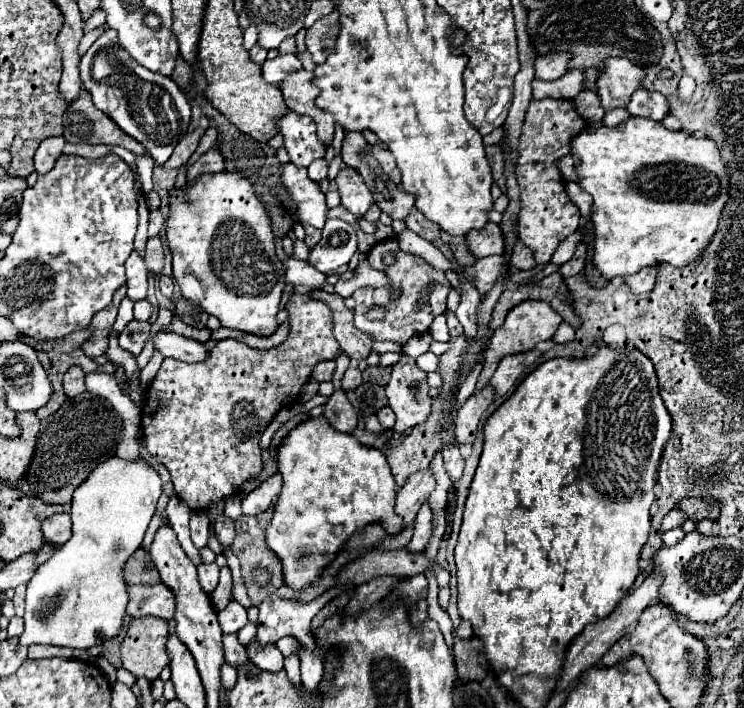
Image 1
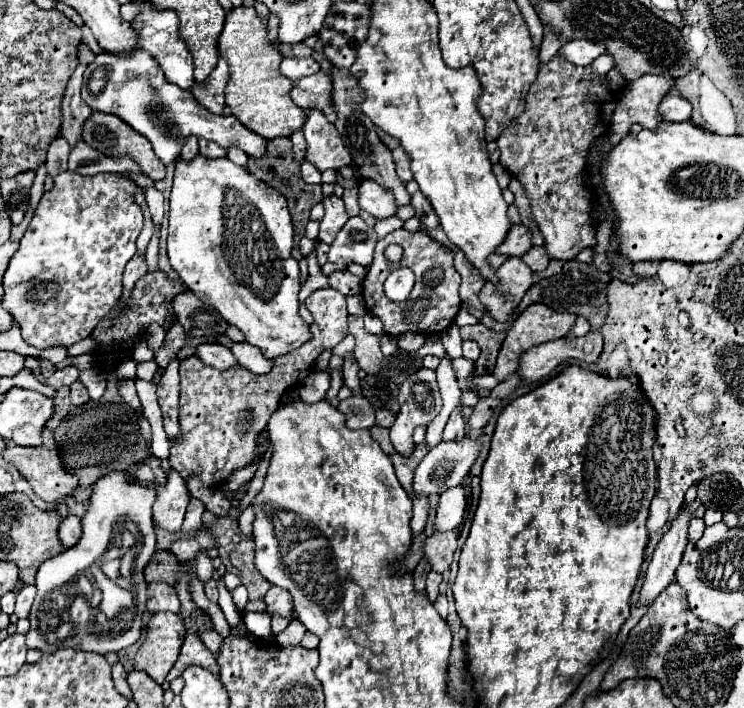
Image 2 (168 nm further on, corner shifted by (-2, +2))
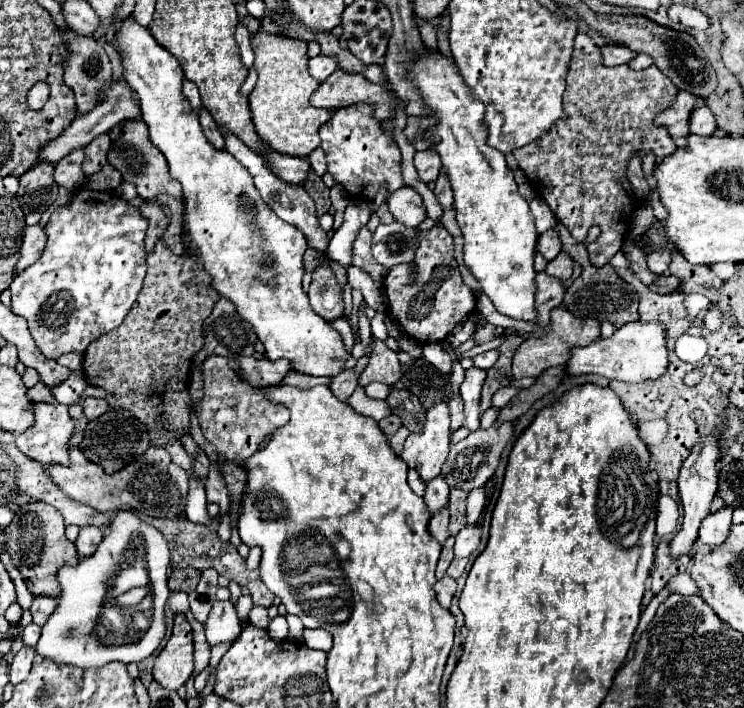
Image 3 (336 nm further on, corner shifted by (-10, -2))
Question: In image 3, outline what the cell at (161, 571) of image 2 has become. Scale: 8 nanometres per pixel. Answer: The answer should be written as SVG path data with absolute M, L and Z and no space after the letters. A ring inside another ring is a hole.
M186 567L182 571L174 571L168 585L170 585L170 591L192 593L196 589L198 581L200 581L200 571L196 571L194 567Z

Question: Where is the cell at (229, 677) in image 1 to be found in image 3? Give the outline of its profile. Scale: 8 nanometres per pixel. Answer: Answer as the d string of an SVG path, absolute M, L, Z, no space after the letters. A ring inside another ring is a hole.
M216 601L206 621L206 641L218 645L234 641L241 633L241 623L230 601Z

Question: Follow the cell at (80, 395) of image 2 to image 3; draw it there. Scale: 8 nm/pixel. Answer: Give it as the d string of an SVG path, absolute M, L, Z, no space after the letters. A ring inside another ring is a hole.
M88 397L82 401L82 407L84 407L84 415L92 421L96 417L100 417L102 413L106 413L108 409L108 403L104 399L94 399L94 397Z

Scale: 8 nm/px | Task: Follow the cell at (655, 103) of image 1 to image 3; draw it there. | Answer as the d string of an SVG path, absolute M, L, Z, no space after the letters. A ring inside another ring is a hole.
M698 107L694 109L692 113L692 119L690 119L690 131L694 135L702 135L702 137L710 137L714 135L718 129L716 125L716 119L714 119L714 113L710 111L710 107Z

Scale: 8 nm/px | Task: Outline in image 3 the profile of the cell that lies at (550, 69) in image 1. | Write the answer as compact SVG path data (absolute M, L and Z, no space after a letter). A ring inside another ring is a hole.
M610 43L606 47L602 47L602 57L604 57L604 65L624 65L628 63L630 59L634 59L638 53L624 47L624 45L616 45L616 43Z

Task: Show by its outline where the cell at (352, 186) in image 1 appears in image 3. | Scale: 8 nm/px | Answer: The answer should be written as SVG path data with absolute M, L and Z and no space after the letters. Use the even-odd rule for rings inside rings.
M402 187L394 191L392 195L388 195L386 201L394 219L408 227L418 227L426 219L426 207L422 203L422 197L412 187Z

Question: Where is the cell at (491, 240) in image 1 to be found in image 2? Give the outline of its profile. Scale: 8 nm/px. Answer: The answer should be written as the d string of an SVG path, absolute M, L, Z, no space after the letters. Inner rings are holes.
M512 225L506 239L502 241L502 245L496 249L498 255L516 255L520 257L522 253L526 253L526 249L530 249L530 231L524 225Z

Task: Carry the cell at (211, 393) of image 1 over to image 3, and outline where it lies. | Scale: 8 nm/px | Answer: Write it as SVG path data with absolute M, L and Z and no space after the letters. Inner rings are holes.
M210 356L202 367L204 367L204 401L200 403L198 411L202 433L206 441L210 441L216 447L220 459L218 465L222 465L222 461L242 465L242 461L246 461L262 447L262 443L274 429L286 425L286 421L290 419L290 411L282 405L270 403L264 391L252 389L252 385L242 381L230 367L228 358Z

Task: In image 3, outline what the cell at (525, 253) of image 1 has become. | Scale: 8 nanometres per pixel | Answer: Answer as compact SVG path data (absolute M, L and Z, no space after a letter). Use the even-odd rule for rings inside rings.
M562 251L554 261L548 263L546 273L564 281L564 279L572 277L572 269L574 269L574 261L572 261L572 257L570 257L566 251Z

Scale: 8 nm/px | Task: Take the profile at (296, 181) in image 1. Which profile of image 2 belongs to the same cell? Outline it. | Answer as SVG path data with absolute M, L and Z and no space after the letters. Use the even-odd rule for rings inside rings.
M330 195L330 197L324 197L322 199L322 205L324 205L324 219L320 221L320 233L318 233L318 239L324 241L324 243L330 243L334 239L334 233L338 233L338 229L346 223L348 215L344 211L344 203L340 197L336 195Z

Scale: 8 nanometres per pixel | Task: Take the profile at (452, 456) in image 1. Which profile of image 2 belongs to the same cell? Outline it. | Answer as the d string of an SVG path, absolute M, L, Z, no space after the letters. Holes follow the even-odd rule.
M454 409L448 423L446 423L446 427L444 427L444 437L442 439L452 441L452 443L462 443L464 441L462 437L466 437L466 423L460 417L458 409Z

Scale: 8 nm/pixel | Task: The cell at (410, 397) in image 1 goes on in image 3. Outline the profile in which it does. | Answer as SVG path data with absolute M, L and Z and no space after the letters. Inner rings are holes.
M434 403L426 411L426 421L408 435L402 459L410 469L416 469L424 483L440 475L442 463L450 451L450 413L446 403Z

